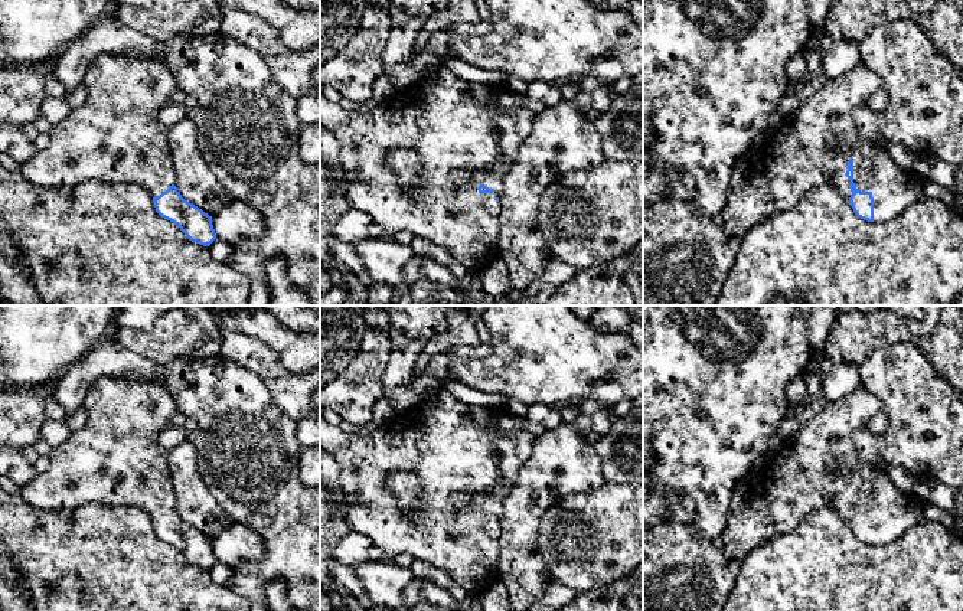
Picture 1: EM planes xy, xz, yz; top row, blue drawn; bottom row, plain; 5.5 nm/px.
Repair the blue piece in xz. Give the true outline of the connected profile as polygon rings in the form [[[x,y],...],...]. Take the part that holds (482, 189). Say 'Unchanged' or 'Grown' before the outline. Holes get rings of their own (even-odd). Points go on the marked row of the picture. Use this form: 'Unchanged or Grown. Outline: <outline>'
Grown. Outline: [[[441,59],[435,69],[368,112],[347,111],[320,97],[320,124],[340,144],[340,169],[347,174],[346,197],[352,209],[368,213],[388,232],[409,231],[414,236],[447,248],[456,261],[476,272],[489,258],[499,255],[502,212],[499,196],[503,189],[503,177],[529,137],[535,117],[545,108],[543,102],[507,86],[470,84],[457,76]],[[396,148],[409,148],[418,154],[420,176],[424,182],[421,187],[405,190],[394,176],[386,157]],[[454,170],[460,170],[467,180],[453,182]]]

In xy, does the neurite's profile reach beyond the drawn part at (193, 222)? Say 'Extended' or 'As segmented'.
Extended

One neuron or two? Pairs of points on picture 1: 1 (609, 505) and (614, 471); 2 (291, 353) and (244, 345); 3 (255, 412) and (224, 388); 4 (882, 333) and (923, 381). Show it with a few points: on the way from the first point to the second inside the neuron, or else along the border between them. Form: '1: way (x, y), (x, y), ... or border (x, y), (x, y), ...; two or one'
1: border (627, 480), (606, 483); two
2: border (245, 335), (267, 343), (287, 369), (302, 372); two
3: way (248, 412), (231, 395); one
4: border (924, 352), (895, 342), (862, 360); two

